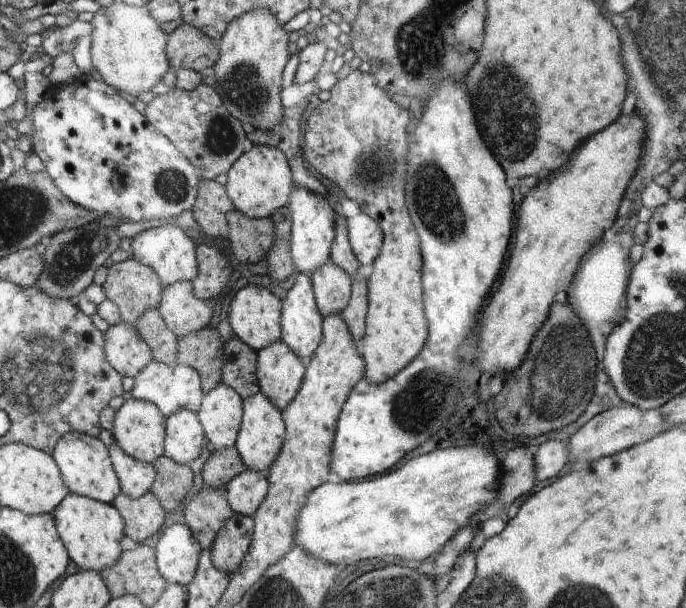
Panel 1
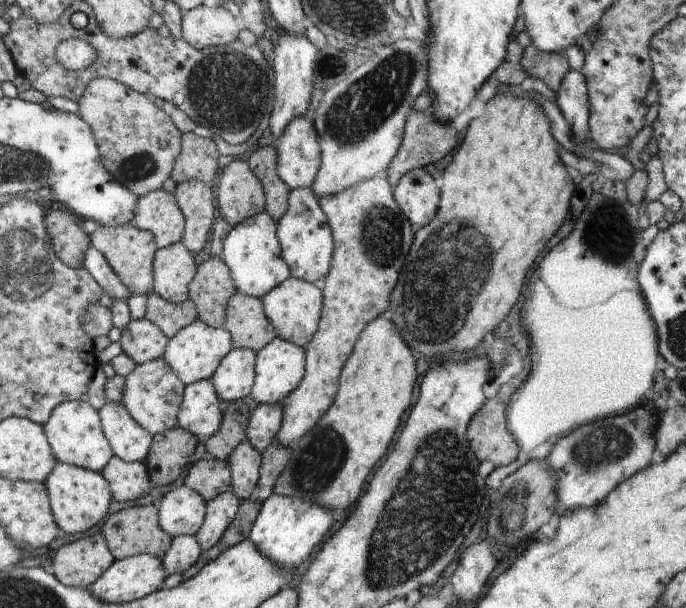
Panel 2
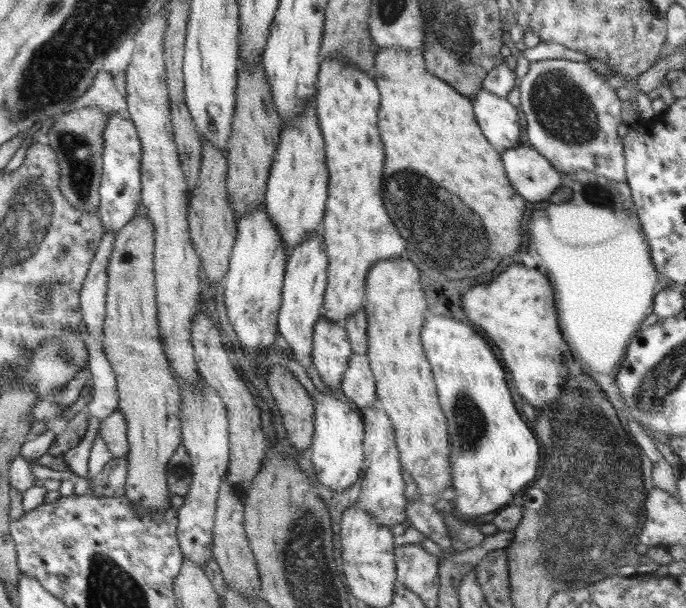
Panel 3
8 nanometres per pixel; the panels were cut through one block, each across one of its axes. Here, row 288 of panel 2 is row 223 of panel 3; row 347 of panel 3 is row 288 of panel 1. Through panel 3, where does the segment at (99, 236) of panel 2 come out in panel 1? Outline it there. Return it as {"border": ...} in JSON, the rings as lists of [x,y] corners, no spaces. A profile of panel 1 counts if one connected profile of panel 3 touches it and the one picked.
{"border":[[[128,258],[113,263],[107,268],[107,277],[103,284],[106,299],[118,306],[121,320],[134,326],[135,322],[148,309],[157,309],[162,300],[163,285],[151,266],[143,265],[136,259]]]}

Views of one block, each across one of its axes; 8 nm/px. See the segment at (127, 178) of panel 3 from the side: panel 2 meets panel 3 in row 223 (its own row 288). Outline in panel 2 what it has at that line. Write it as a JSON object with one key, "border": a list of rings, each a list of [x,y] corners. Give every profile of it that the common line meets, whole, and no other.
{"border":[[[94,246],[89,247],[83,259],[83,264],[83,268],[91,275],[91,278],[94,278],[103,293],[110,299],[128,301],[131,298],[132,294],[118,279],[114,270],[108,265],[106,258]]]}

